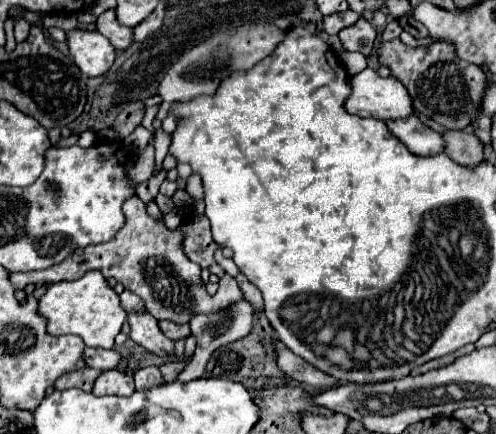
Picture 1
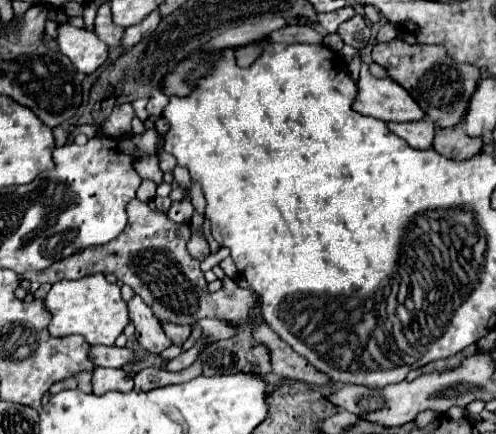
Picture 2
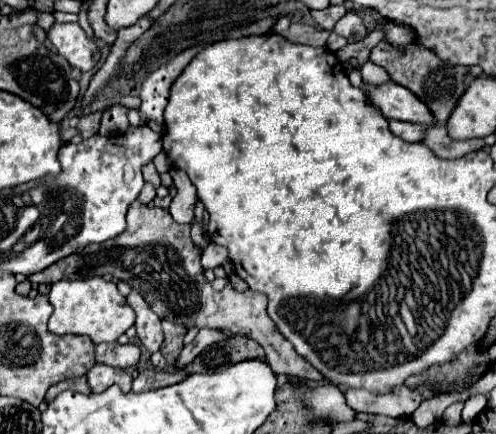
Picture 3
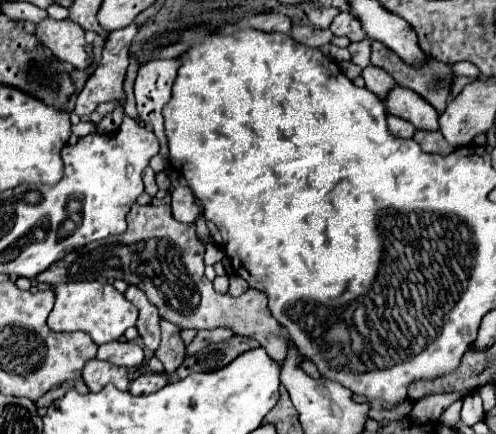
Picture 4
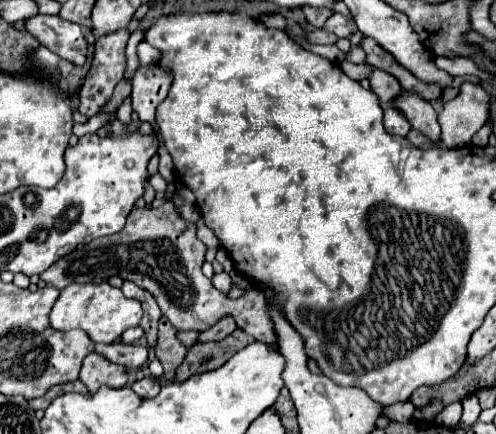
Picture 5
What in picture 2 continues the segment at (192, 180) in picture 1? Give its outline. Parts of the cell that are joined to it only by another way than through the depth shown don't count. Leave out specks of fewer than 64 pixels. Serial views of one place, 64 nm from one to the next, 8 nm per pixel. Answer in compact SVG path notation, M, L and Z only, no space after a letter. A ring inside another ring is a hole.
M192 182L188 192L190 192L190 200L192 200L194 208L196 208L198 212L202 212L202 210L204 210L204 194L202 194L202 188L200 188L200 184L198 184L198 182Z

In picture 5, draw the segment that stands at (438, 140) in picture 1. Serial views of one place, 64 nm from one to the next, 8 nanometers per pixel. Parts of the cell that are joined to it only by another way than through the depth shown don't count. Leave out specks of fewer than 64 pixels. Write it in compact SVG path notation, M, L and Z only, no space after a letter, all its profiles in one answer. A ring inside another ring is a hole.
M396 108L384 110L384 126L390 134L398 134L398 136L406 136L412 130L408 120L404 116L400 116L400 112Z

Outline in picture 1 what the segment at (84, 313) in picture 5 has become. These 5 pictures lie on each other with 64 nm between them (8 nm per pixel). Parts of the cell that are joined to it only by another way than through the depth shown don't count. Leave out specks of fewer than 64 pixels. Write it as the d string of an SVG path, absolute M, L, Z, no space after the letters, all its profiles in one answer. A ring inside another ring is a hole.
M96 270L86 272L80 280L52 284L46 294L40 298L38 312L46 318L46 330L50 336L76 334L84 340L86 346L112 348L116 334L126 322L126 310L120 306L118 294L106 284L104 276Z

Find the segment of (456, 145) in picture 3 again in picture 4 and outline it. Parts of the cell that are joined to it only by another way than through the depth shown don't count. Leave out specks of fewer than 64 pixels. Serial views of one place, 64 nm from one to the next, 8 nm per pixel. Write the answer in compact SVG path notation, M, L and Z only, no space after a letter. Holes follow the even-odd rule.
M418 130L414 134L414 140L422 146L422 150L426 152L432 152L432 154L452 154L456 148L452 148L440 130L436 132L428 132L428 130Z

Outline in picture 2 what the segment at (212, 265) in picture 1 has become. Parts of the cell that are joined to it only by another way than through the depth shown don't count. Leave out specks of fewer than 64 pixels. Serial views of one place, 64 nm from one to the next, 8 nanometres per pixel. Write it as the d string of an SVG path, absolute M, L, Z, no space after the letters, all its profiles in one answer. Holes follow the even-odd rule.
M198 228L192 232L192 238L188 242L188 252L196 258L196 260L204 260L208 254L210 254L210 244L204 236L204 228Z

